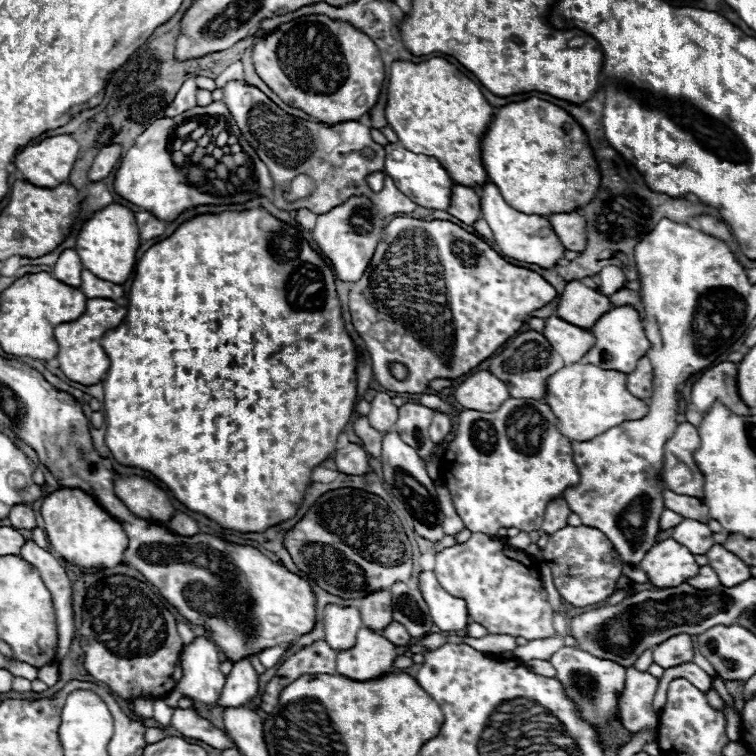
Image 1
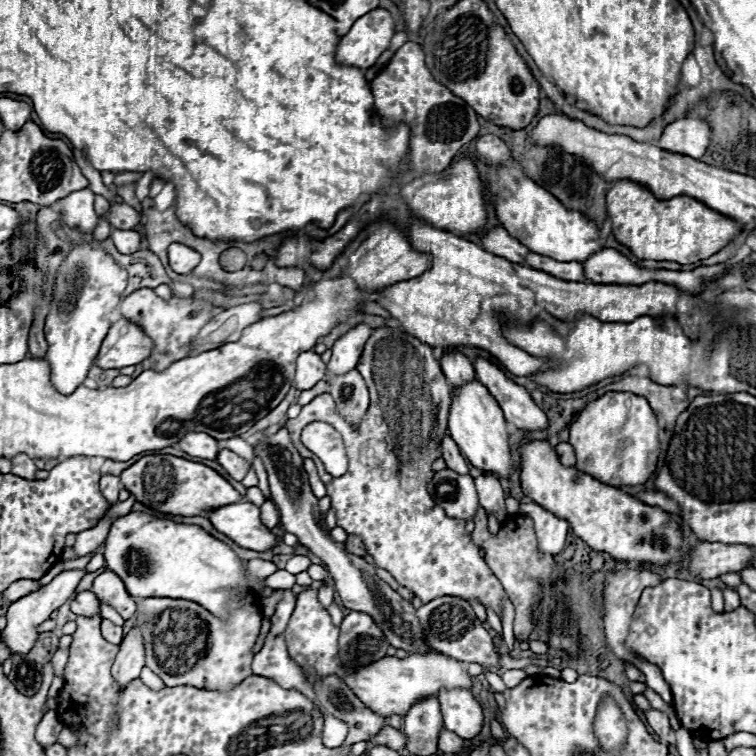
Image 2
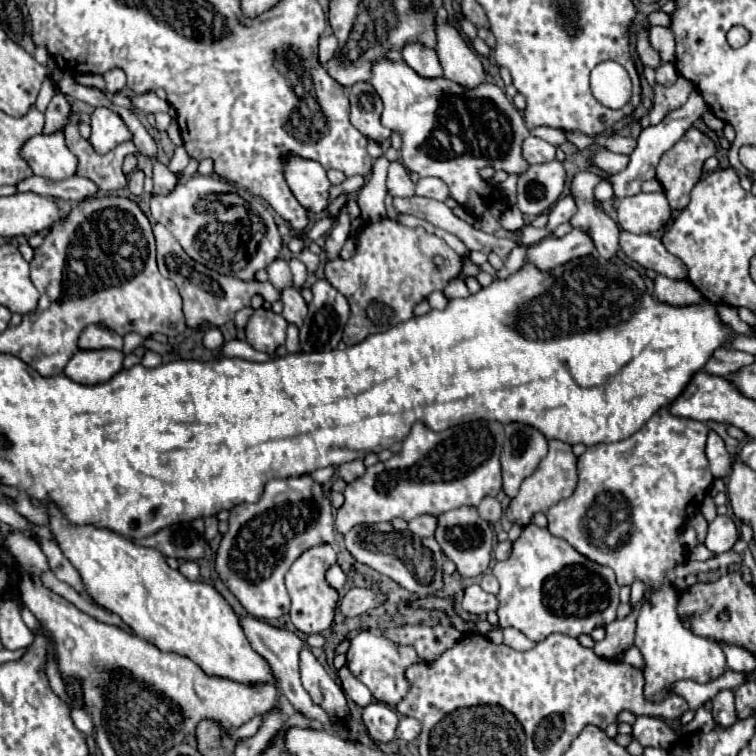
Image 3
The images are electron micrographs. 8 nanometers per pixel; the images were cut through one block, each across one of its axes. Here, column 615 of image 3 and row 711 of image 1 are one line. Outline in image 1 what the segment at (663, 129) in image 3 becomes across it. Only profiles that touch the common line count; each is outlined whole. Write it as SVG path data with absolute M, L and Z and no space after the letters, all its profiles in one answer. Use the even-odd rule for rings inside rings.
M176 708L172 714L172 728L188 738L202 740L208 746L218 748L218 750L226 750L226 748L236 746L228 734L224 734L220 728L216 728L210 720L198 716L196 710Z

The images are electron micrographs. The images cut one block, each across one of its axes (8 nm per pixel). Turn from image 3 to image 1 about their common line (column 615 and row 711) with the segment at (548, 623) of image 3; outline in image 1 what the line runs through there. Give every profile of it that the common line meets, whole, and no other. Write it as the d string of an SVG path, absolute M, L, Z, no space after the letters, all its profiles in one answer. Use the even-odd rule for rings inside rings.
M562 646L558 648L548 662L556 668L556 680L562 684L564 694L574 702L574 708L578 712L578 716L592 724L592 728L596 728L598 738L602 738L600 728L606 722L612 722L612 730L614 730L614 740L624 746L626 742L630 742L630 738L634 736L632 732L628 732L618 716L618 700L624 692L624 684L626 684L626 670L610 660L600 660L588 652L582 652L574 646Z

